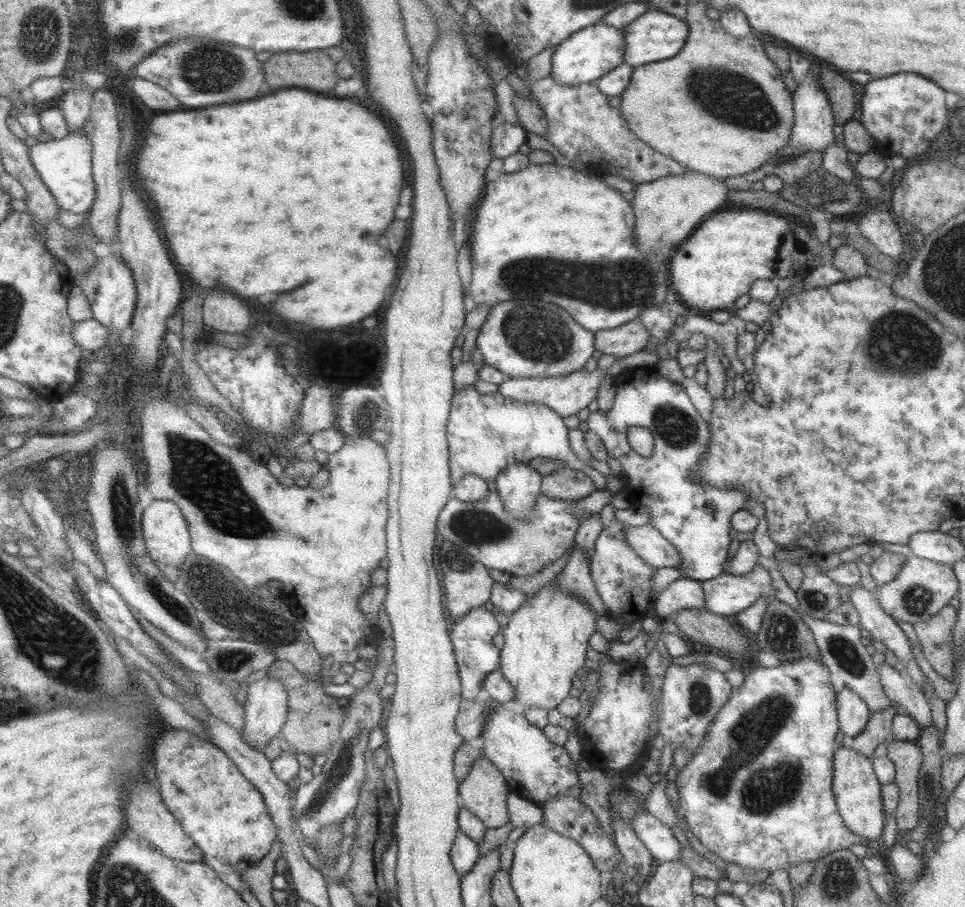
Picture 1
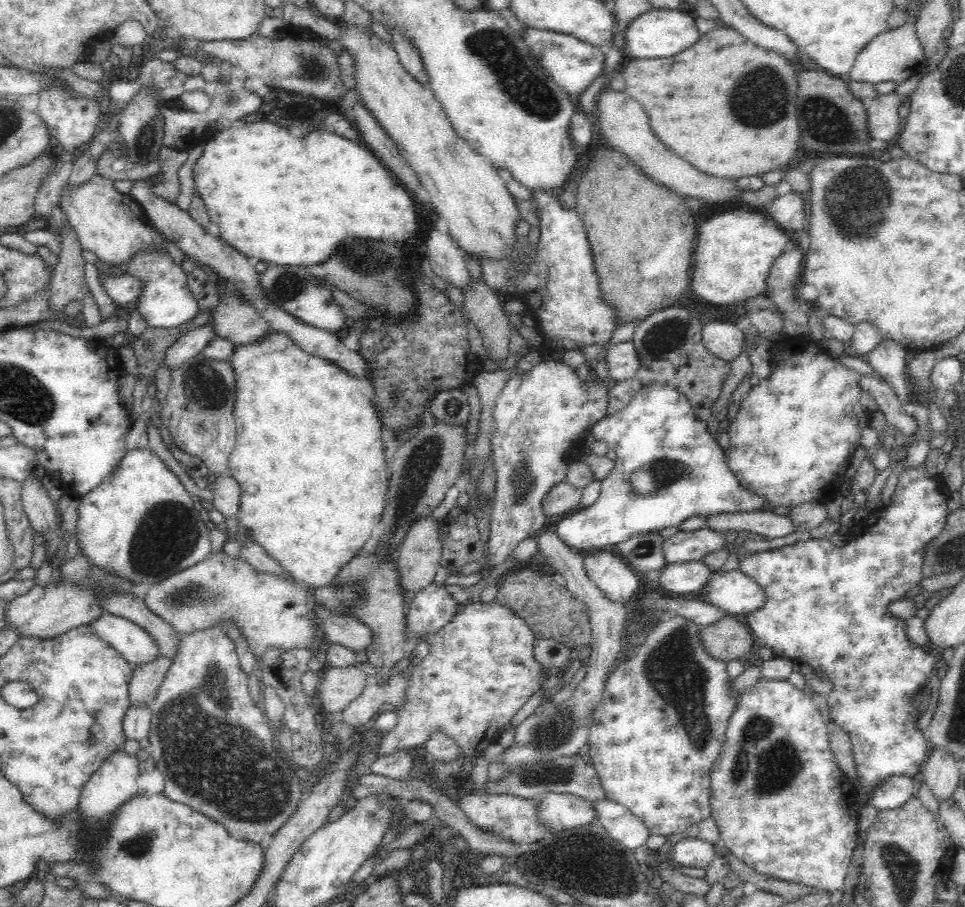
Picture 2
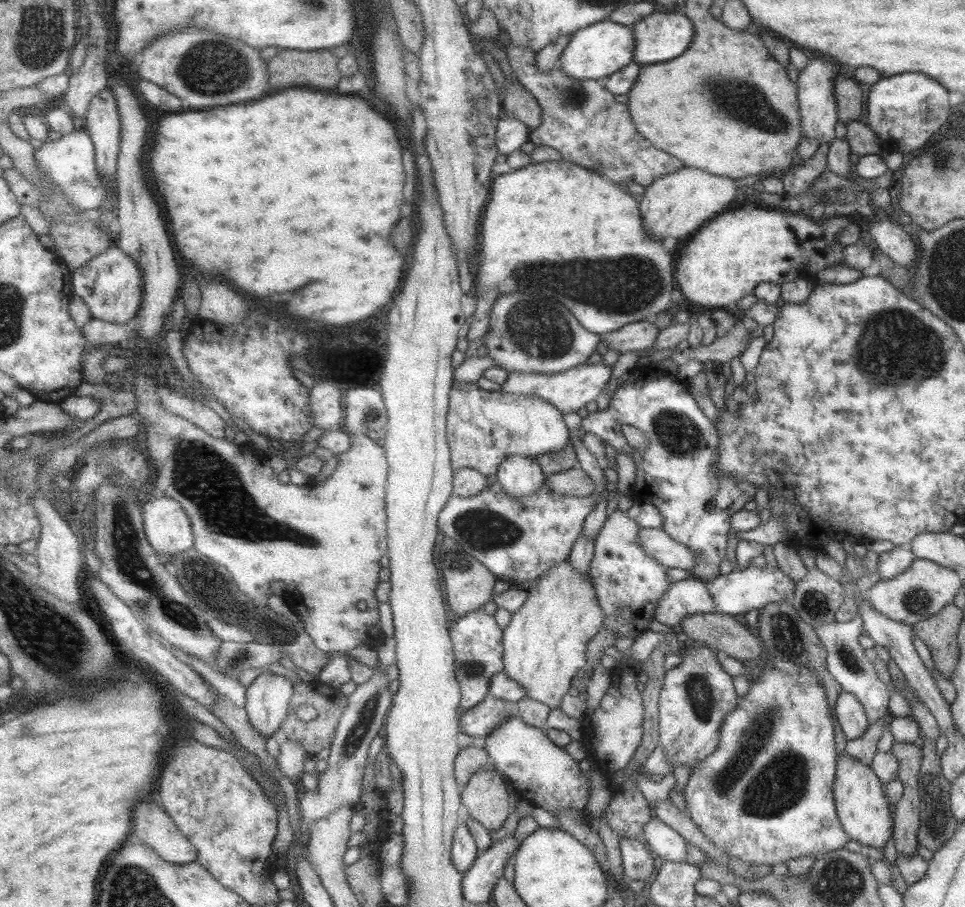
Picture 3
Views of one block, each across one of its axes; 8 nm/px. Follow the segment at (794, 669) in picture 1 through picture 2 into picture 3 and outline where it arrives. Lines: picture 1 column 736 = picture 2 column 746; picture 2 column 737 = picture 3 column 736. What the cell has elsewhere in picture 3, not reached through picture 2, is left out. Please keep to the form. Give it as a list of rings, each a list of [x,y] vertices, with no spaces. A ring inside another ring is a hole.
[[[766,666],[761,672],[761,676],[749,679],[749,691],[736,704],[733,711],[729,711],[719,728],[719,744],[702,762],[699,762],[694,770],[689,773],[689,778],[681,790],[685,801],[685,812],[688,818],[700,829],[700,832],[707,836],[711,843],[719,851],[727,853],[730,857],[739,858],[747,864],[769,865],[770,867],[777,862],[784,862],[801,857],[803,855],[813,855],[813,858],[823,853],[843,849],[845,842],[850,840],[842,830],[841,824],[837,819],[835,801],[832,793],[834,774],[837,763],[837,752],[834,748],[834,728],[835,720],[830,716],[827,709],[827,702],[823,688],[820,686],[817,672],[800,666],[797,673],[786,673],[773,666]]]

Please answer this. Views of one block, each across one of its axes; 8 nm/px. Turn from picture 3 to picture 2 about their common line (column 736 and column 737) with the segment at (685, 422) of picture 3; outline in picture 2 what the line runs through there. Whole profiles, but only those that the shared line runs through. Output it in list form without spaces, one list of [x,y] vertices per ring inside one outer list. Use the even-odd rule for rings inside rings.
[[[644,385],[630,404],[612,415],[601,418],[590,429],[595,440],[605,440],[616,452],[612,472],[601,480],[600,497],[596,502],[568,517],[559,517],[552,526],[565,545],[581,553],[610,549],[631,536],[678,526],[690,516],[726,512],[768,511],[768,501],[745,490],[726,463],[726,453],[706,429],[706,422],[698,419],[688,399],[678,389],[664,385]]]

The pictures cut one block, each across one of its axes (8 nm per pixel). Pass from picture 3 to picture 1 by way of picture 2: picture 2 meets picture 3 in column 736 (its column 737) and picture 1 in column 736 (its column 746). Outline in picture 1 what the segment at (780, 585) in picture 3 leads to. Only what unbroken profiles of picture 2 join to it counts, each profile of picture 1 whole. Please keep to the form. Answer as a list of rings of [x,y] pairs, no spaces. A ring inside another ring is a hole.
[[[755,565],[751,572],[741,576],[723,573],[711,580],[704,580],[700,583],[704,594],[704,609],[711,614],[723,617],[731,616],[731,614],[736,615],[738,612],[750,607],[751,603],[759,597],[774,598],[771,596],[770,583],[767,570],[759,565]]]

